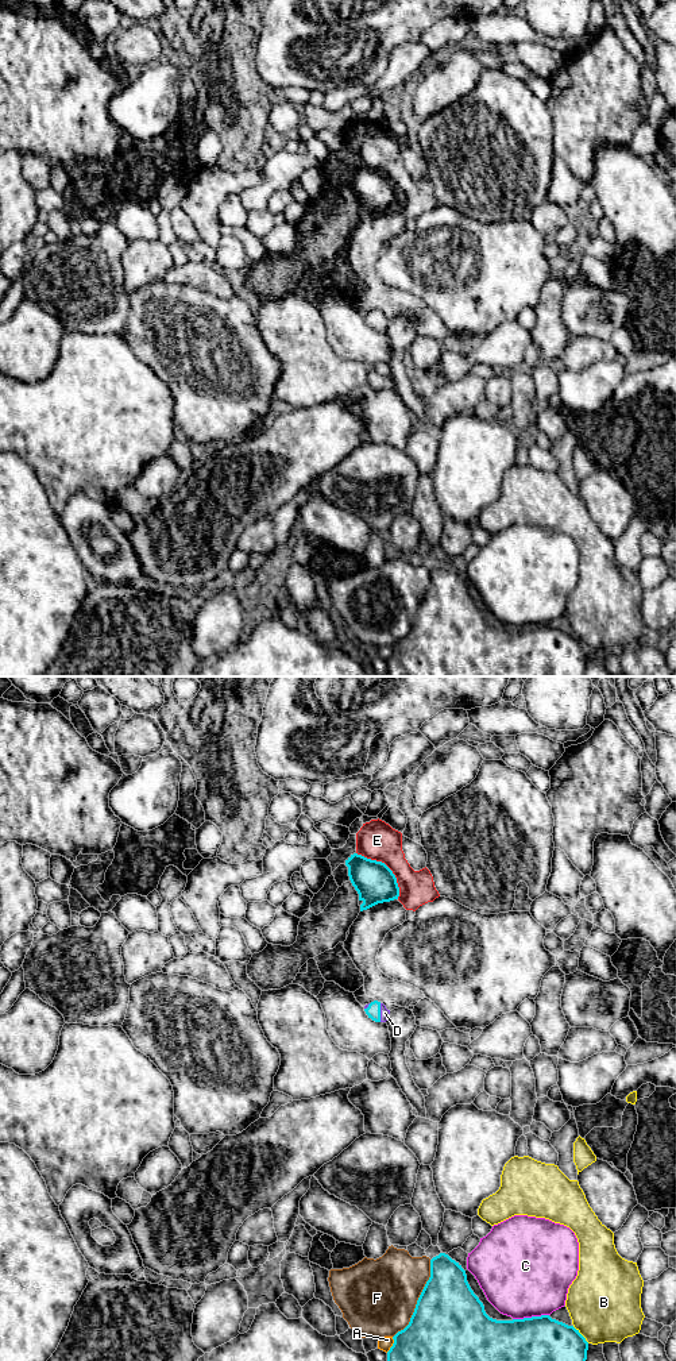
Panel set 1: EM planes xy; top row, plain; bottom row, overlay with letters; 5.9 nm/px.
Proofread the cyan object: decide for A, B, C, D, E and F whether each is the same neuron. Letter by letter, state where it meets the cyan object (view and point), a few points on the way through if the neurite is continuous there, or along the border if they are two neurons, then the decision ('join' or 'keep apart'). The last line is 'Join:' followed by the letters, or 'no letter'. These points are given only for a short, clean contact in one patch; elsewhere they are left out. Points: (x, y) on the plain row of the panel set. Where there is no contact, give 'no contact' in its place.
A: contact xy (393, 654); keep apart
B: contact xy (580, 643); keep apart
C: contact xy (532, 625); keep apart
D: contact xy (379, 322); way xy (374, 316), (379, 322), (385, 322); join
E: contact xy (387, 176); keep apart
F: contact xy (418, 608); keep apart
Join: D

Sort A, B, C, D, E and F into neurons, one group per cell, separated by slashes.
A / B / C / D / E / F

